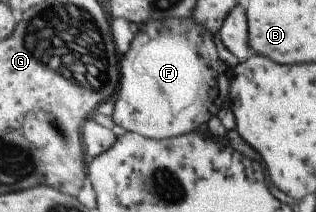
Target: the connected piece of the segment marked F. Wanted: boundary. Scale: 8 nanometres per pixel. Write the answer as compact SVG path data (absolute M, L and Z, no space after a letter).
M193 18L141 23L131 46L122 62L122 88L116 110L112 113L114 123L126 131L134 131L153 139L174 138L198 130L222 108L231 108L233 69L220 58L214 35Z

